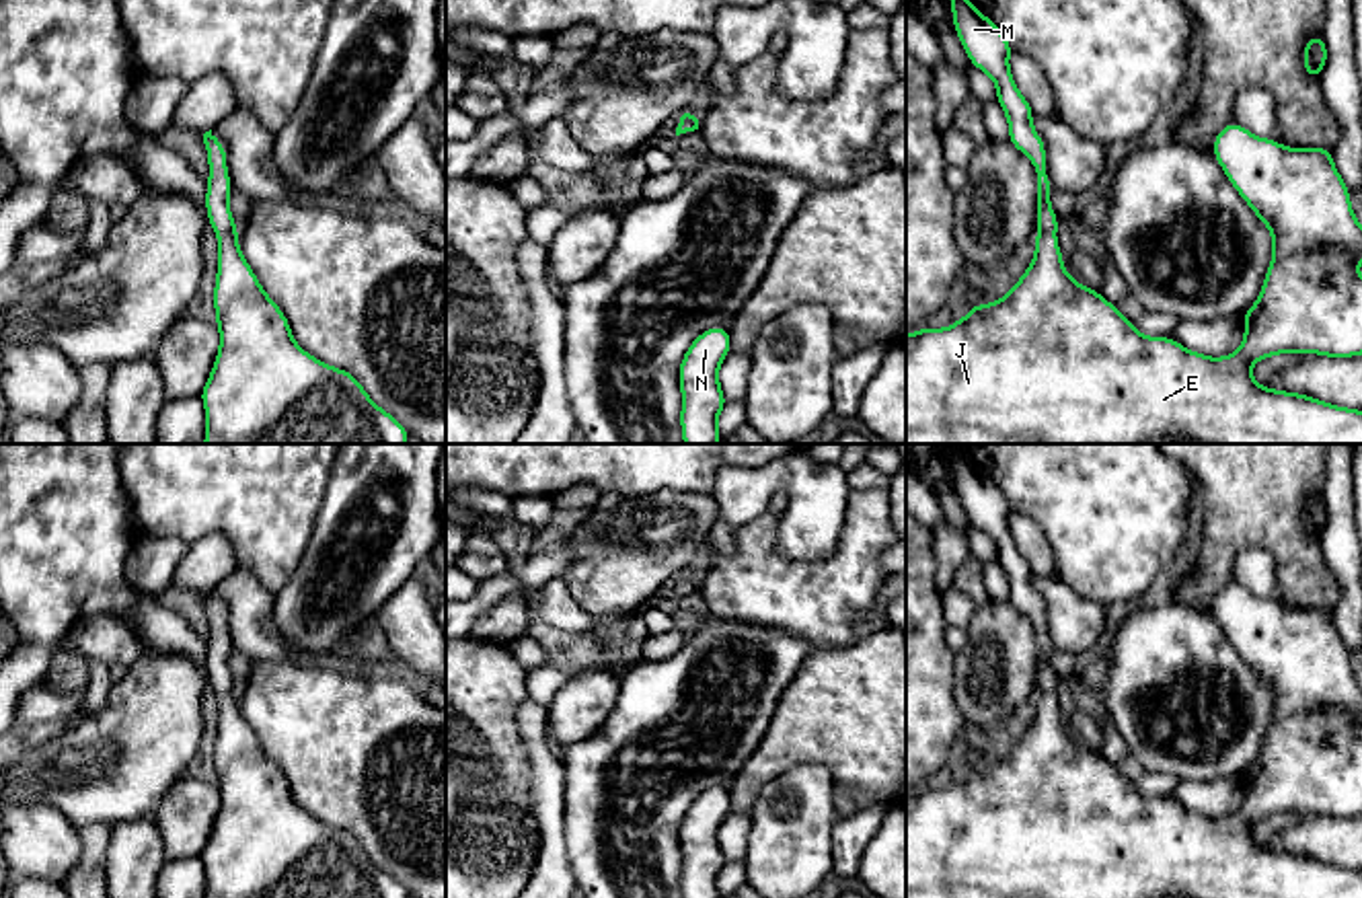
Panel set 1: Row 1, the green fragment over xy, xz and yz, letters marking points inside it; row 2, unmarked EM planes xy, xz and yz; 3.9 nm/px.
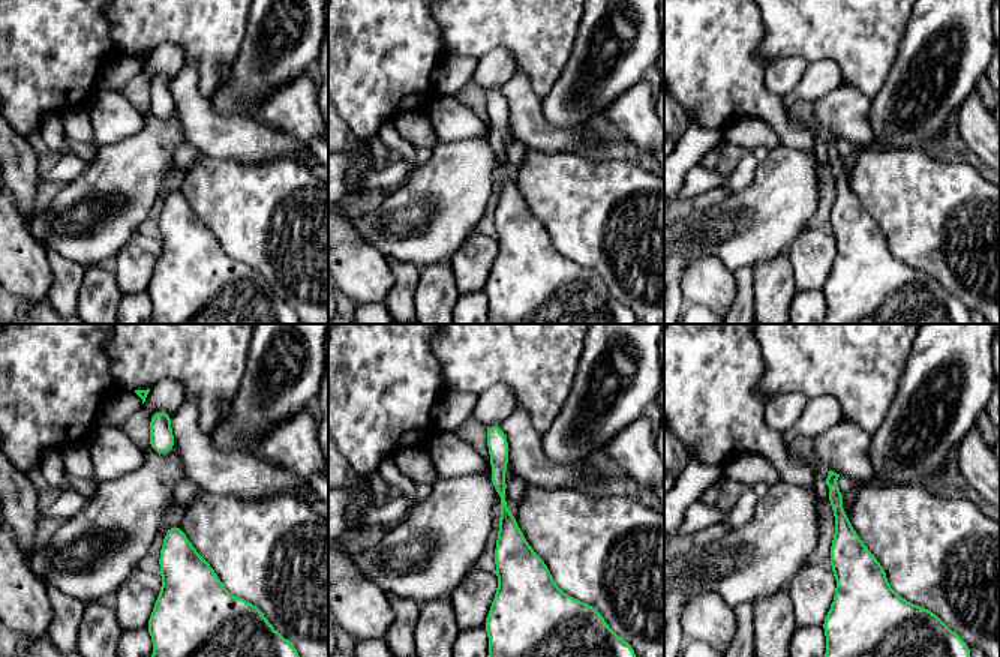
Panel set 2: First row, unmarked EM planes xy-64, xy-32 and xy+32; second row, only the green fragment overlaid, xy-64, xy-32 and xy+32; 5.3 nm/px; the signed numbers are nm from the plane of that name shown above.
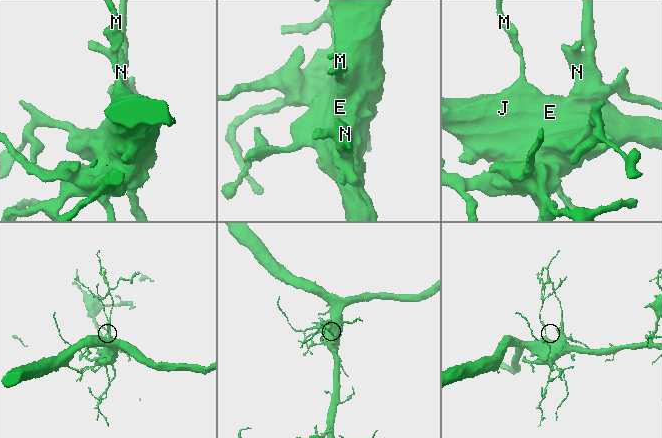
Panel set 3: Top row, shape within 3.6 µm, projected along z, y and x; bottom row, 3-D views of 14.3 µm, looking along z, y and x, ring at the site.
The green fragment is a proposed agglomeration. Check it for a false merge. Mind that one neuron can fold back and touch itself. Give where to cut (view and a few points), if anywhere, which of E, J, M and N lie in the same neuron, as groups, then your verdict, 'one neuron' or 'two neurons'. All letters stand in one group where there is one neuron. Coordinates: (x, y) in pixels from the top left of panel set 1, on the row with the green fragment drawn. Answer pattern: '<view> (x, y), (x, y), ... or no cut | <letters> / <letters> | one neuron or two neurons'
no cut | E J M N | one neuron

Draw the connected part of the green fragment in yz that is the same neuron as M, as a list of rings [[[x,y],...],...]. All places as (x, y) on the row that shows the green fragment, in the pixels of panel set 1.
[[[951,0],[951,12],[955,33],[970,58],[970,64],[986,72],[996,84],[996,101],[1009,119],[1009,142],[1033,162],[1037,177],[1037,236],[1033,261],[1005,298],[982,306],[972,302],[968,316],[955,321],[947,329],[924,327],[906,335],[906,444],[1362,444],[1362,411],[1323,403],[1300,392],[1265,388],[1251,378],[1251,364],[1276,353],[1319,353],[1337,360],[1362,353],[1362,277],[1356,271],[1358,263],[1362,261],[1362,226],[1352,212],[1350,189],[1333,166],[1333,148],[1286,148],[1276,140],[1253,136],[1249,129],[1235,121],[1226,123],[1214,138],[1212,154],[1216,156],[1237,193],[1270,228],[1274,245],[1274,257],[1265,271],[1261,294],[1255,304],[1241,316],[1245,325],[1243,345],[1231,356],[1208,358],[1204,353],[1185,349],[1171,337],[1144,337],[1136,331],[1132,321],[1128,321],[1097,290],[1074,282],[1064,269],[1062,253],[1054,238],[1058,232],[1058,214],[1050,208],[1050,195],[1054,193],[1054,187],[1046,169],[1046,144],[1033,129],[1033,109],[1019,92],[1009,70],[1009,55],[1013,45],[996,27],[996,23],[980,14],[970,0]]]

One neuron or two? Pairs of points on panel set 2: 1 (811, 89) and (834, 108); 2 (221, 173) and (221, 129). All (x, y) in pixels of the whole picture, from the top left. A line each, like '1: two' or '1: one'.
1: two
2: two

